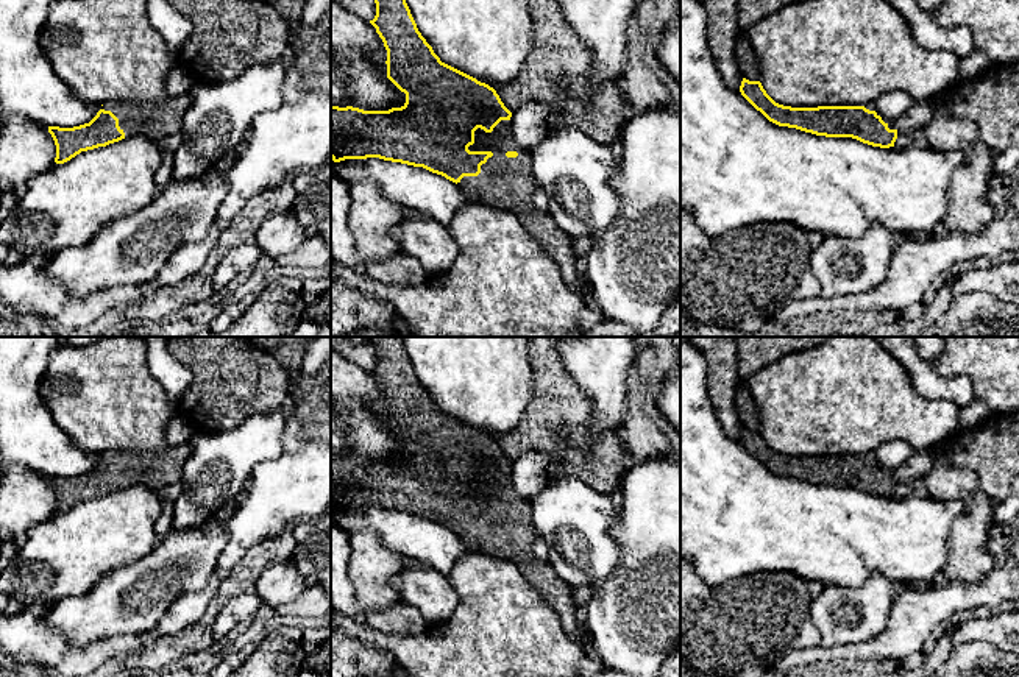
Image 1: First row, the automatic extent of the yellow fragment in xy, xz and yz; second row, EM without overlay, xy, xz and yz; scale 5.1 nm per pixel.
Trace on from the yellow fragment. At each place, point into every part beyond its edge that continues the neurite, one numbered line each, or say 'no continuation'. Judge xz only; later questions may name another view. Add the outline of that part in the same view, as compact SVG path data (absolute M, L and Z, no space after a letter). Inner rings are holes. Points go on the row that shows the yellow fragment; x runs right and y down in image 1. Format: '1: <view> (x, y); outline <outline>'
1: xz (507, 183); outline M501 120L492 133L478 128L470 151L492 151L493 156L481 165L478 176L463 176L460 187L471 203L482 203L513 214L543 251L556 262L563 282L582 300L587 285L582 278L579 257L570 236L563 232L549 212L535 207L532 198L538 189L532 159L512 137L510 120Z

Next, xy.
1: xy (159, 120); outline M183 94L154 105L108 101L101 109L111 111L119 119L125 139L140 136L159 142L181 133L183 115L189 105L190 97Z

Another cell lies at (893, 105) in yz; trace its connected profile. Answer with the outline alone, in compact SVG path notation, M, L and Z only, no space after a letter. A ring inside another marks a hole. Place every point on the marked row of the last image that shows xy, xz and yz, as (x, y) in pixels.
M891 90L883 94L874 105L877 114L886 120L900 119L911 106L914 100L904 90Z

